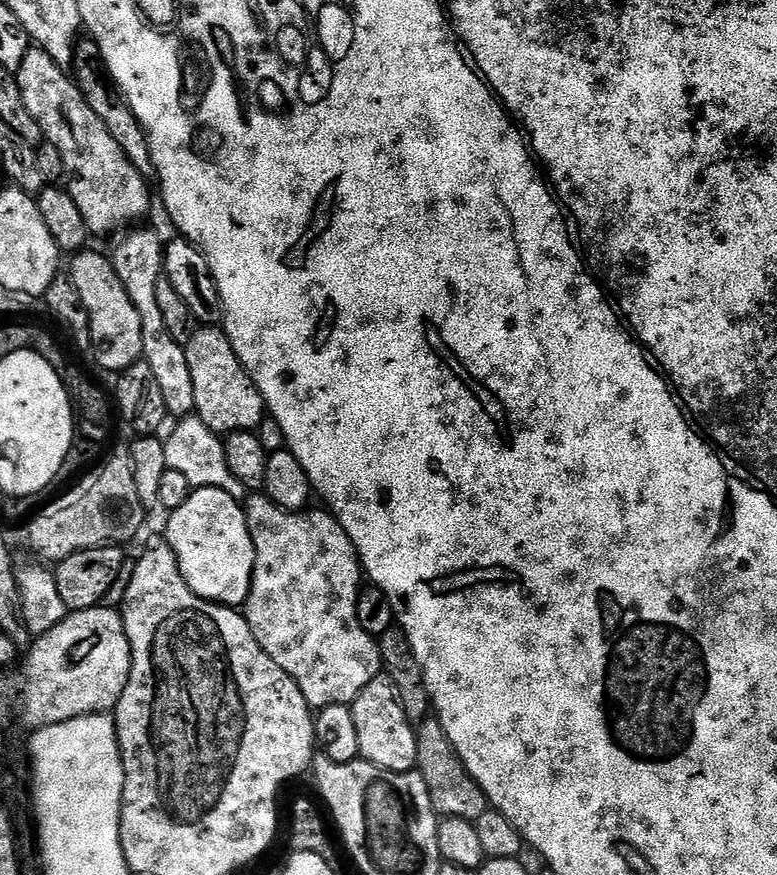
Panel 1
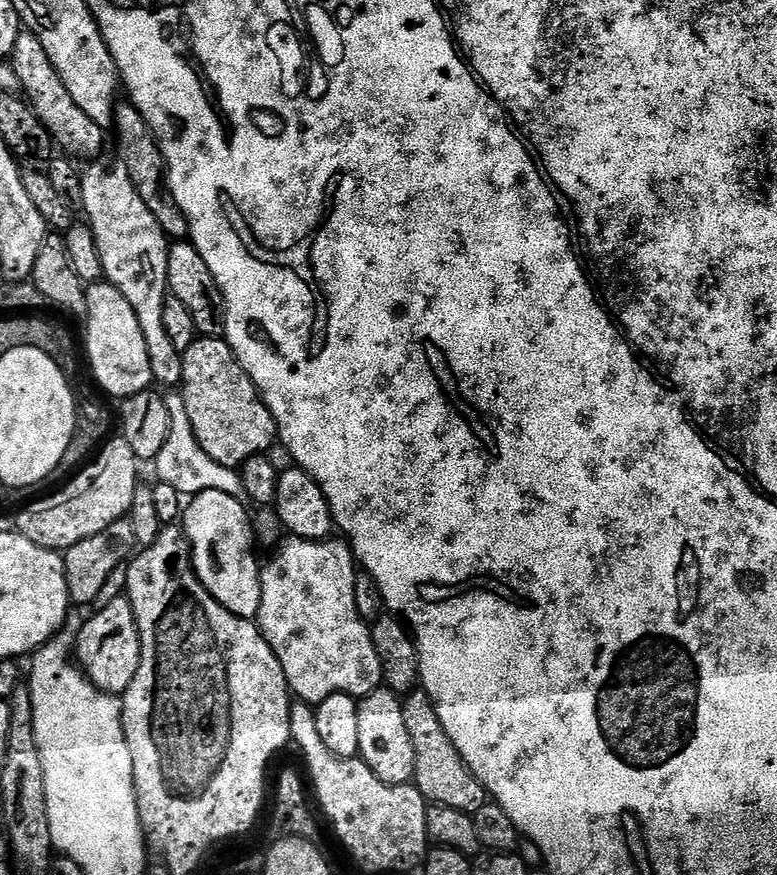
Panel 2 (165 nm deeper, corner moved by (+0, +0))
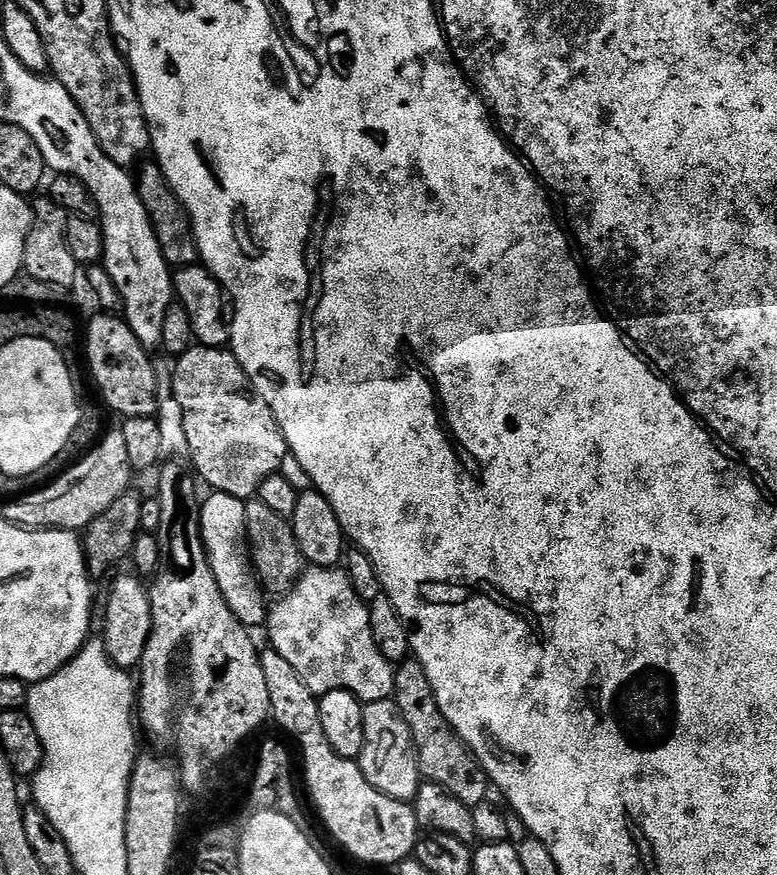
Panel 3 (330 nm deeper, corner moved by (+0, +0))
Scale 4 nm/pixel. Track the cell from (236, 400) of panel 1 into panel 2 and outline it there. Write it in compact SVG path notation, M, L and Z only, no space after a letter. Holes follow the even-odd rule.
M214 336L197 338L182 355L182 395L202 450L222 466L235 470L246 458L265 455L277 443L276 423L228 341Z

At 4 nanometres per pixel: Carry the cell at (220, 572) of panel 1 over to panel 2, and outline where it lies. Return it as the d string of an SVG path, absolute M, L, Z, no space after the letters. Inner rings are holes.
M206 490L193 495L187 501L182 512L182 527L188 544L192 548L192 570L200 580L200 584L215 598L226 610L230 610L235 616L243 620L255 621L260 615L260 603L262 602L262 590L260 589L261 565L256 564L254 549L254 533L250 512L245 504L224 494L221 490Z

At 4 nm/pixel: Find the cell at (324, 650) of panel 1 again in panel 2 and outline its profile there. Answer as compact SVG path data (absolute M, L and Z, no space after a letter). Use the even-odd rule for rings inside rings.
M289 535L271 556L272 561L260 570L262 602L258 627L282 666L291 695L297 701L315 706L330 698L330 694L363 698L381 687L382 662L372 641L372 629L358 614L358 606L354 606L358 565L347 543L340 538L303 540Z

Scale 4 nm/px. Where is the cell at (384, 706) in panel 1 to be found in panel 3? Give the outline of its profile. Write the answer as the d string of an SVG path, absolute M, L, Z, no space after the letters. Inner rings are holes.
M395 699L365 703L364 729L366 738L358 763L366 782L370 782L370 786L395 800L415 801L422 783L420 762L416 758L412 731L406 726Z

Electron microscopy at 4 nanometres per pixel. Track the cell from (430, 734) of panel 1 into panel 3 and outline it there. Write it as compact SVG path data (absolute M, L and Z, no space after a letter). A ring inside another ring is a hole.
M409 658L395 669L394 699L408 729L412 731L412 741L416 747L416 758L420 762L420 774L425 781L442 786L458 798L466 807L474 809L489 799L490 781L486 770L472 755L468 745L452 729L450 722L442 714L426 678L426 670L415 660Z

